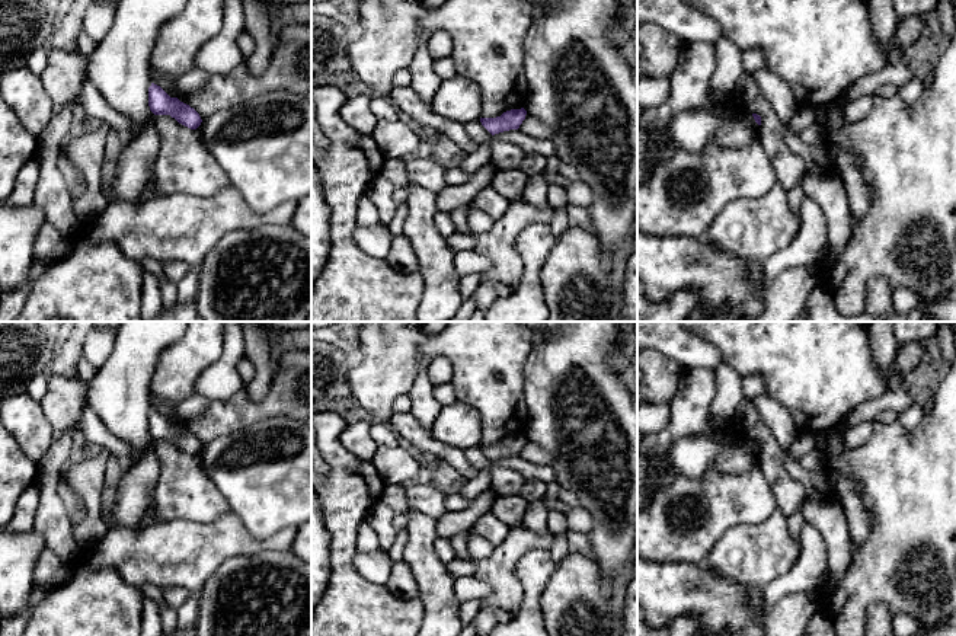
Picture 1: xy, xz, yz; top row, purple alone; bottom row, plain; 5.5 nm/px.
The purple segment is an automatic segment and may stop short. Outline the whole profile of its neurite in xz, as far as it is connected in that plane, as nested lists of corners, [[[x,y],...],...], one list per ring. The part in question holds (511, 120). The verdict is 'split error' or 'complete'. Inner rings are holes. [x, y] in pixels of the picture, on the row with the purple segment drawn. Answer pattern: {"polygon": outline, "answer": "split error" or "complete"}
{"polygon": [[[524,108],[511,109],[496,118],[480,118],[480,122],[492,135],[495,135],[503,131],[518,130],[525,119],[525,115],[527,111]]], "answer": "complete"}

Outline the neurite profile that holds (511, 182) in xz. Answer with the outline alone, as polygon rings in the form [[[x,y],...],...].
[[[506,169],[495,173],[490,186],[509,202],[519,202],[522,201],[522,192],[527,180],[528,175],[525,175],[521,169]]]

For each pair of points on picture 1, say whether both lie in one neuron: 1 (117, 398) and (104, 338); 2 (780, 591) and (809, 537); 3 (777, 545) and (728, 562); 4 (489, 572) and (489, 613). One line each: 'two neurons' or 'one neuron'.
1: two neurons
2: one neuron
3: one neuron
4: two neurons

